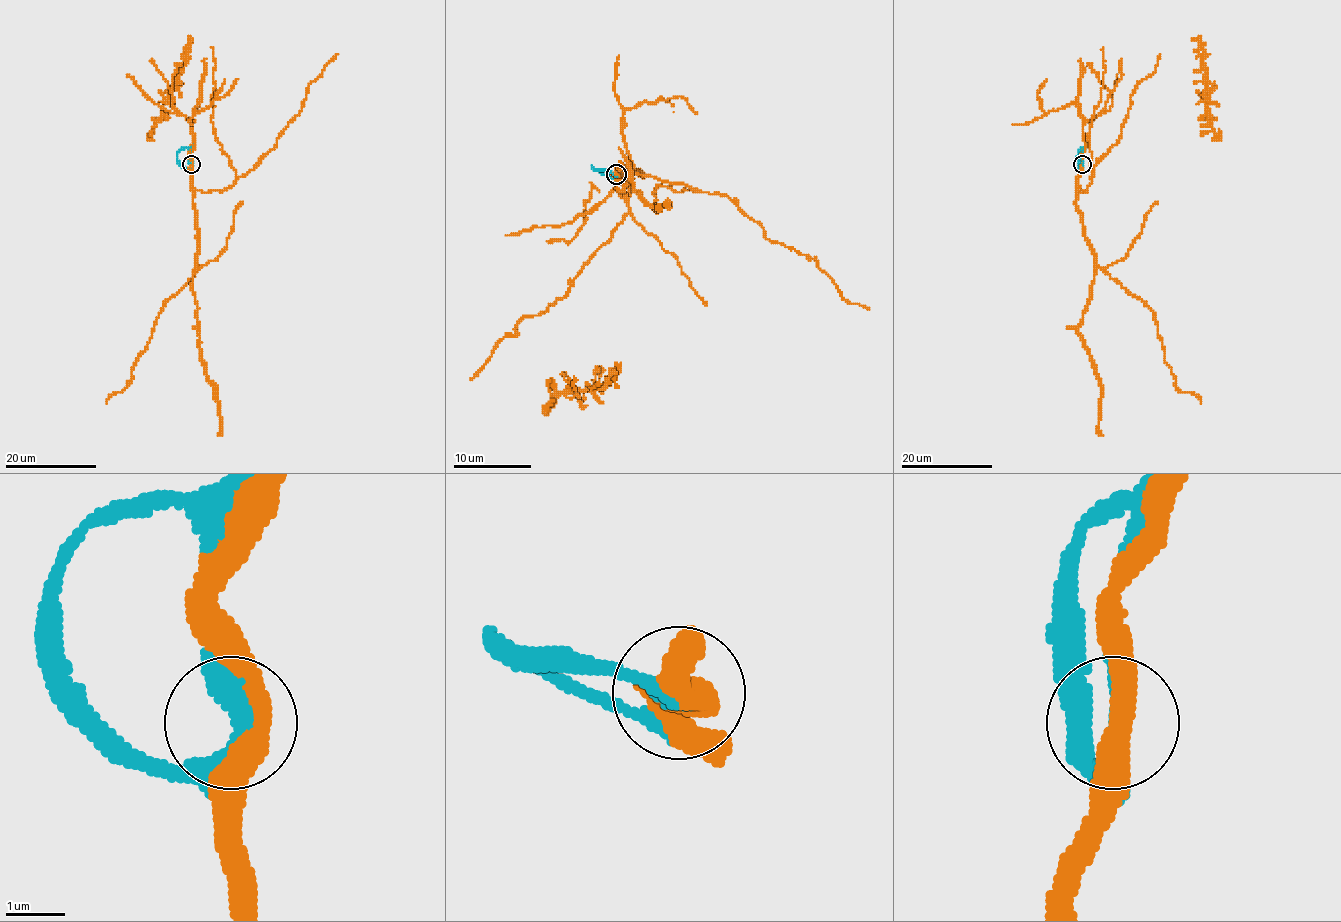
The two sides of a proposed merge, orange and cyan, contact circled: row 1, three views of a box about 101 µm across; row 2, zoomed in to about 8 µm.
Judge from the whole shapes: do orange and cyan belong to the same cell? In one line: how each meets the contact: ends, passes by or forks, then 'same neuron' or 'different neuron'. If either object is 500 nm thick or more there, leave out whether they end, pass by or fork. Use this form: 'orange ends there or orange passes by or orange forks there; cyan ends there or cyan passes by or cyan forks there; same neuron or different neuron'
orange passes by; cyan passes by; same neuron

